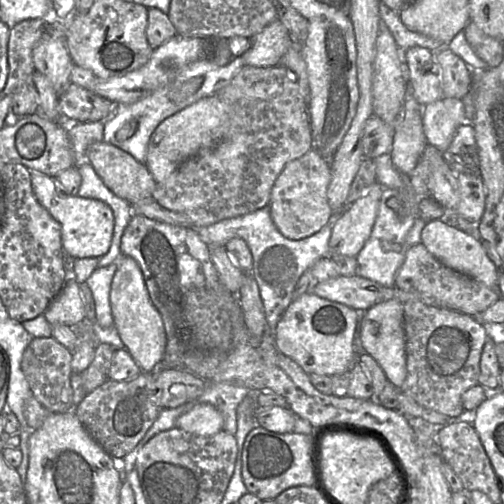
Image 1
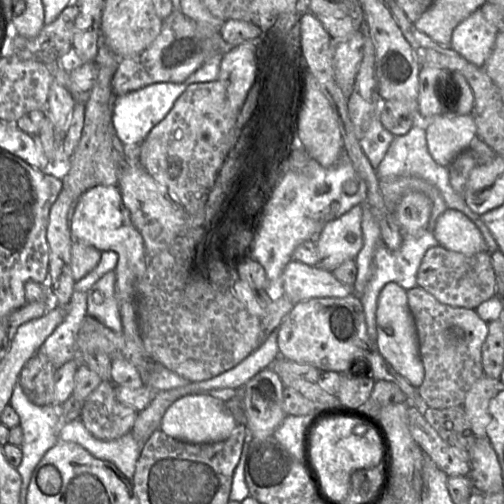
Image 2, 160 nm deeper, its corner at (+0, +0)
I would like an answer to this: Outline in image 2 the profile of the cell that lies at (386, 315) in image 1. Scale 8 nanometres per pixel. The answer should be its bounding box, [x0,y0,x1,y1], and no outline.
[376,283,425,387]

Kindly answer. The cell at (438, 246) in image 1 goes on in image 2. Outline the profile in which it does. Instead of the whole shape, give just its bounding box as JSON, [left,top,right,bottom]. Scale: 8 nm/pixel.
[433,209,487,255]

